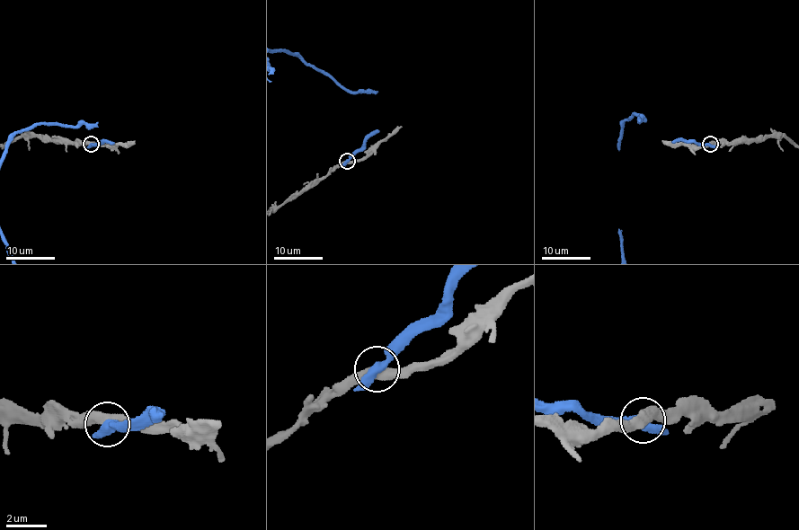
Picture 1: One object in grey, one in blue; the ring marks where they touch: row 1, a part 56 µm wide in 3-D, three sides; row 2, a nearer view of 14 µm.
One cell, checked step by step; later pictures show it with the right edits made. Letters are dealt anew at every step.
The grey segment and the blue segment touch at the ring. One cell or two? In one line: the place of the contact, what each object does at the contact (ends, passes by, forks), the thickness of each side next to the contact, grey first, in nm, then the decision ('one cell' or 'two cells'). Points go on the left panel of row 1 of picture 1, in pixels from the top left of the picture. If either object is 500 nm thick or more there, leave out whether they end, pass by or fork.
(91, 144) | grey passes by | blue passes by | 480/400 nm | two cells

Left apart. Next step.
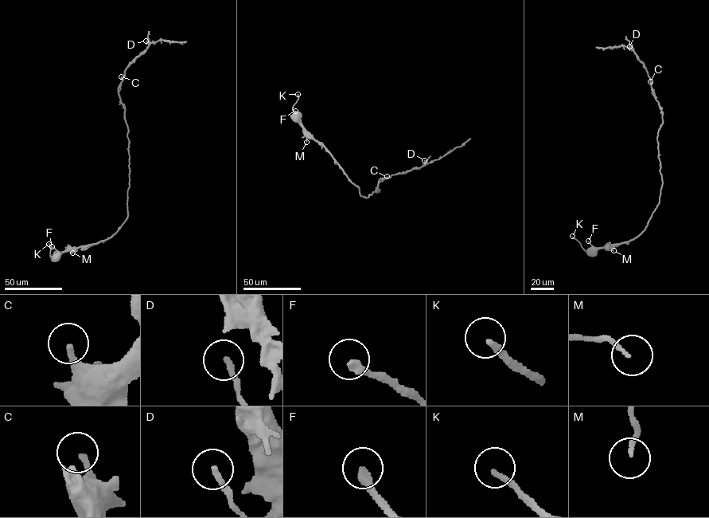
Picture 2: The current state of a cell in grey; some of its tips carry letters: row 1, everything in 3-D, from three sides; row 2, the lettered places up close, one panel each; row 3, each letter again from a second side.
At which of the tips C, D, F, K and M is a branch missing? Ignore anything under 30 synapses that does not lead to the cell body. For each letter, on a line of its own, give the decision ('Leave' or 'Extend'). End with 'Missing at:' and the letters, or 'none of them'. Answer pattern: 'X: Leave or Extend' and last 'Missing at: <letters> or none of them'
C: Leave
D: Leave
F: Leave
K: Leave
M: Leave
Missing at: none of them

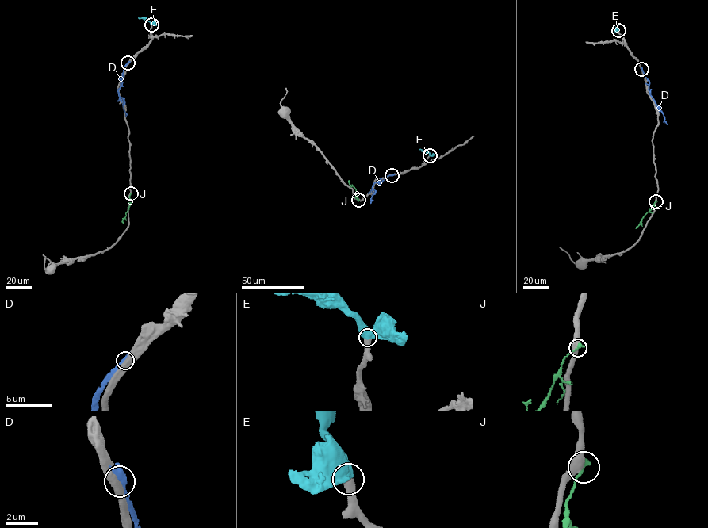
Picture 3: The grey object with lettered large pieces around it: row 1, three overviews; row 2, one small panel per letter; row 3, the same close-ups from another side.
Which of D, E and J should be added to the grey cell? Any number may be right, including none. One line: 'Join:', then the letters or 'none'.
Join: E

